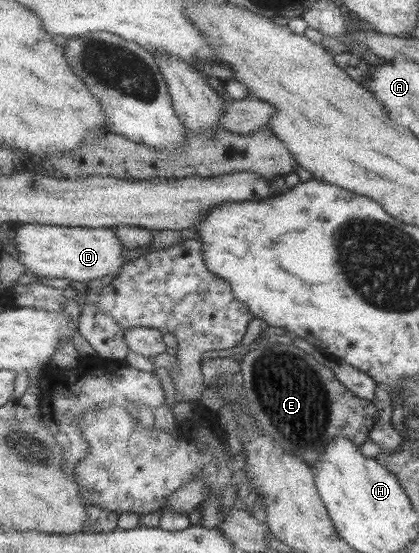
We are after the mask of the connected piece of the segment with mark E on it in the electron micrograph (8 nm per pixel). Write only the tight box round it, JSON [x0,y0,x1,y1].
[241,342,380,467]

